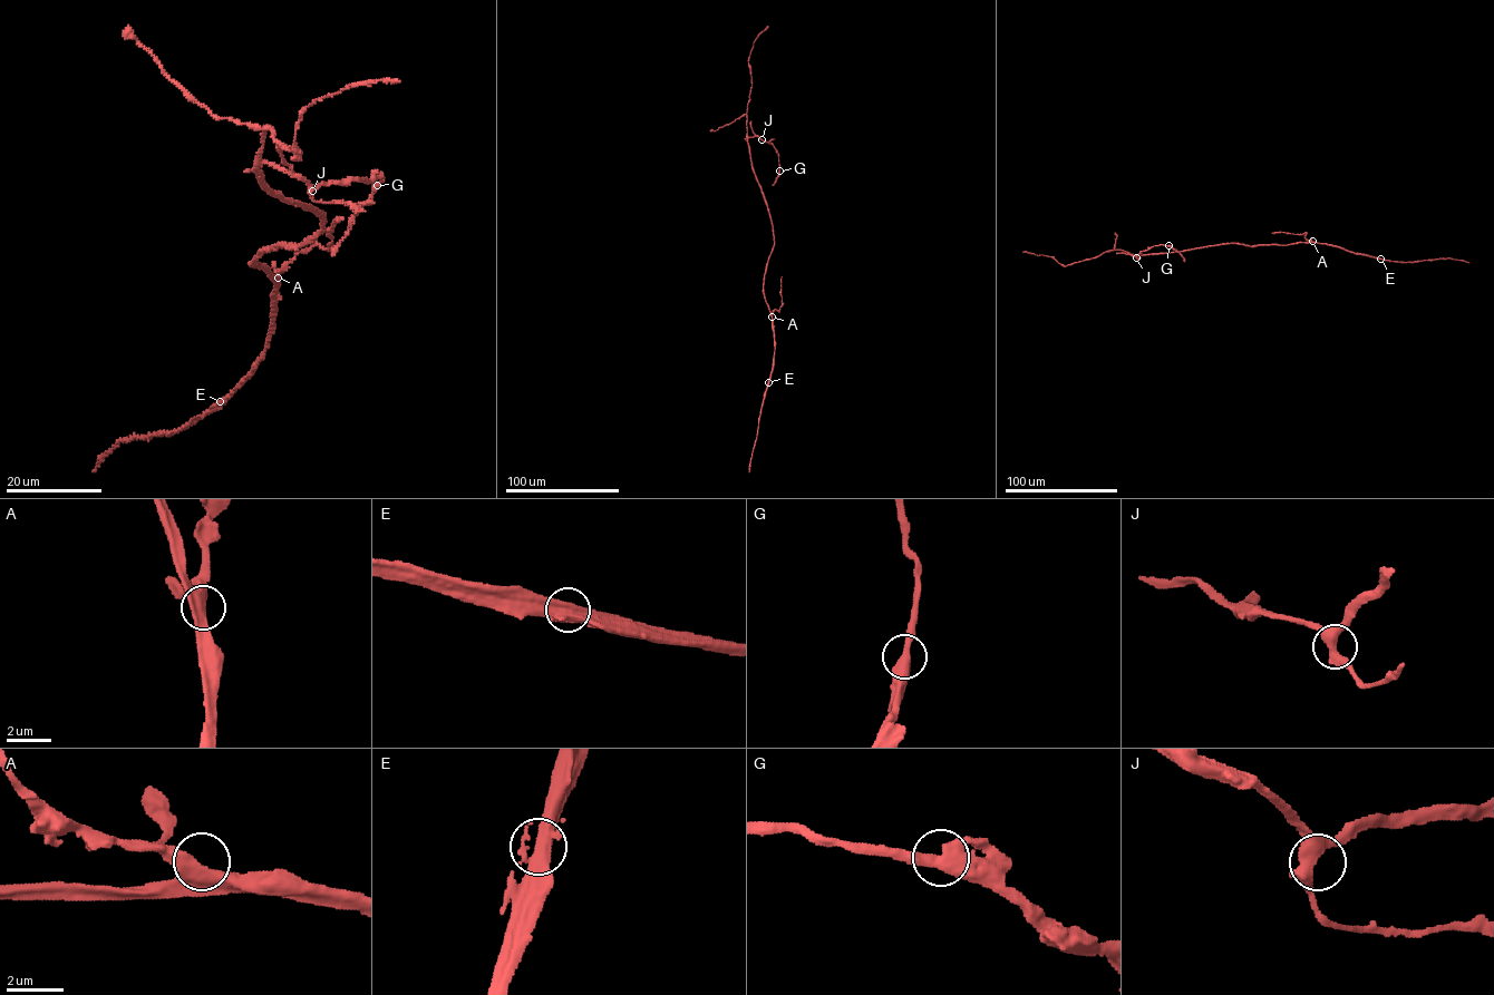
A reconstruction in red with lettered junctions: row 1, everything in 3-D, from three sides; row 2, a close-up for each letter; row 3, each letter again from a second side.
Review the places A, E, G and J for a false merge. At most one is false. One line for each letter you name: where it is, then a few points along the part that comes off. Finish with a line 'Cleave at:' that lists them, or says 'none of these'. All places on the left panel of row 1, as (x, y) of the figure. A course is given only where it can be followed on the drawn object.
E: at (220, 401); foreign part runs (220, 401), (251, 372), (255, 362)
Cleave at: E

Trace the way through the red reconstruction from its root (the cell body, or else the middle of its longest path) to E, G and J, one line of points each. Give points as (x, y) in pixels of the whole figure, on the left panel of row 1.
E: (316, 233), (300, 245), (268, 247), (253, 265), (275, 282), (269, 337), (250, 373), (220, 401)
G: (316, 233), (325, 214), (263, 185), (256, 169), (262, 163), (314, 186), (368, 183), (381, 174), (377, 185)
J: (316, 233), (325, 214), (273, 193), (256, 169), (262, 163), (280, 166), (301, 176), (312, 191)

